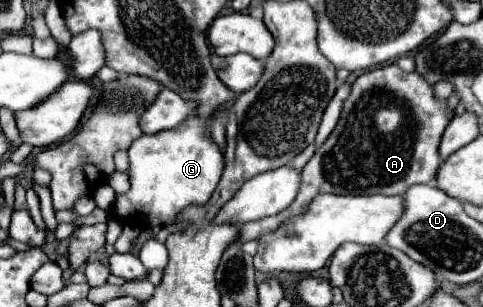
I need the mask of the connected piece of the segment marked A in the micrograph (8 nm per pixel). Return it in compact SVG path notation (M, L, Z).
M385 64L381 68L363 72L351 88L351 96L345 100L341 118L335 126L335 130L329 134L323 146L319 146L313 154L313 158L307 162L307 166L301 172L301 192L297 194L295 202L283 210L277 216L247 222L241 226L241 240L253 240L263 232L275 230L287 216L293 216L295 212L303 212L307 204L315 198L319 192L329 194L401 194L407 190L407 186L413 184L429 184L435 178L435 172L441 164L439 156L439 142L441 136L451 122L455 114L449 110L447 100L435 98L435 88L417 72L403 72L397 64Z

